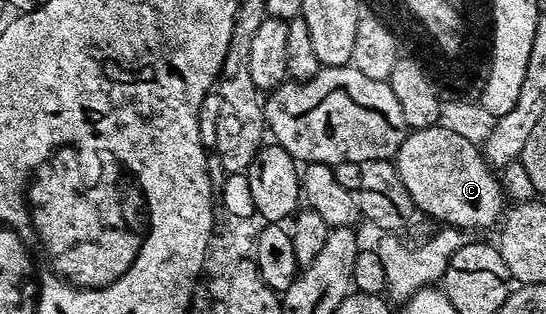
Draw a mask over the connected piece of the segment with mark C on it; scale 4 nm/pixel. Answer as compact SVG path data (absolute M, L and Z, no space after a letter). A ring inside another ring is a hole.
M434 126L410 131L399 146L395 163L399 170L399 178L403 178L403 186L407 186L407 194L411 194L414 209L418 213L426 212L427 215L434 216L435 219L441 220L437 222L444 222L448 227L472 230L472 228L489 228L493 223L494 227L506 211L505 192L497 181L498 173L485 160L478 145L460 134L455 134L452 130Z

